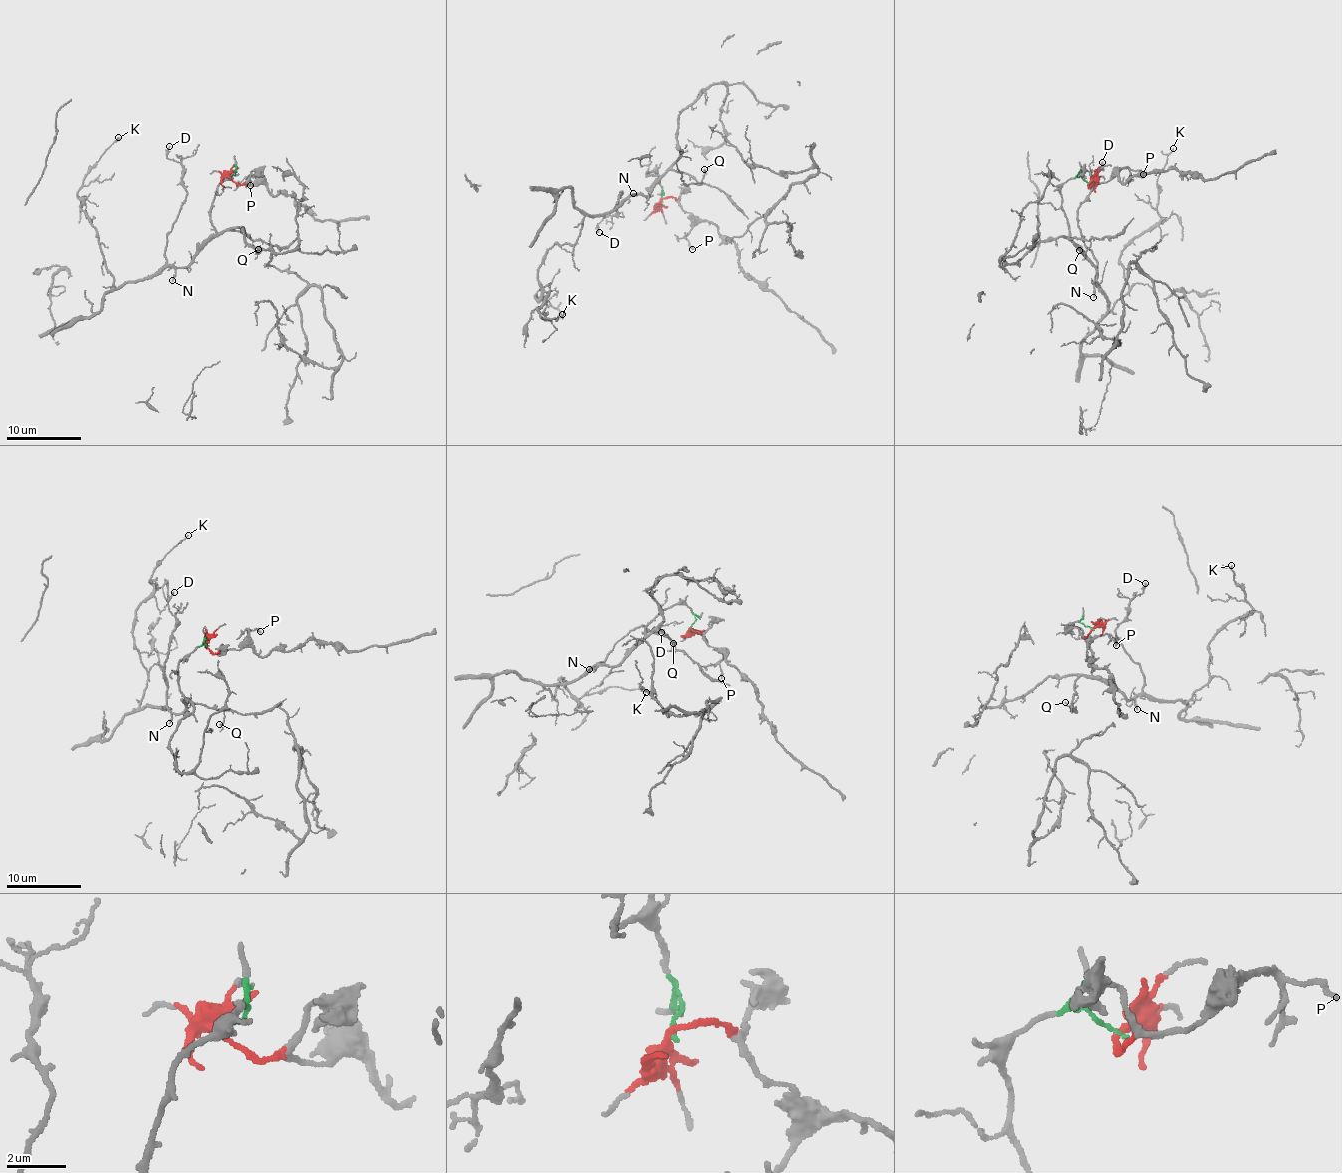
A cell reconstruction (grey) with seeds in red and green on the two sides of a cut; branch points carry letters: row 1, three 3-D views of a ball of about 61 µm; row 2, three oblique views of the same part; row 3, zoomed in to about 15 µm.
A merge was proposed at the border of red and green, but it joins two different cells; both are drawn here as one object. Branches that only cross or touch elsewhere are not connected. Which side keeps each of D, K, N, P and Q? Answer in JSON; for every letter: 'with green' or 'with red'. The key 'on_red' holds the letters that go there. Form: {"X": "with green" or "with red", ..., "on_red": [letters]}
{"D": "with green", "K": "with green", "N": "with green", "P": "with red", "Q": "with green", "on_red": ["P"]}

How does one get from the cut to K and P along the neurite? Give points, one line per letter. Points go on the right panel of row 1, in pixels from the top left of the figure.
K: (1088, 182), (1069, 178), (1060, 193), (1109, 312), (1128, 292), (1120, 254), (1162, 219), (1157, 176), (1174, 149)
P: (1088, 182), (1089, 187), (1108, 181), (1127, 167), (1144, 174)

